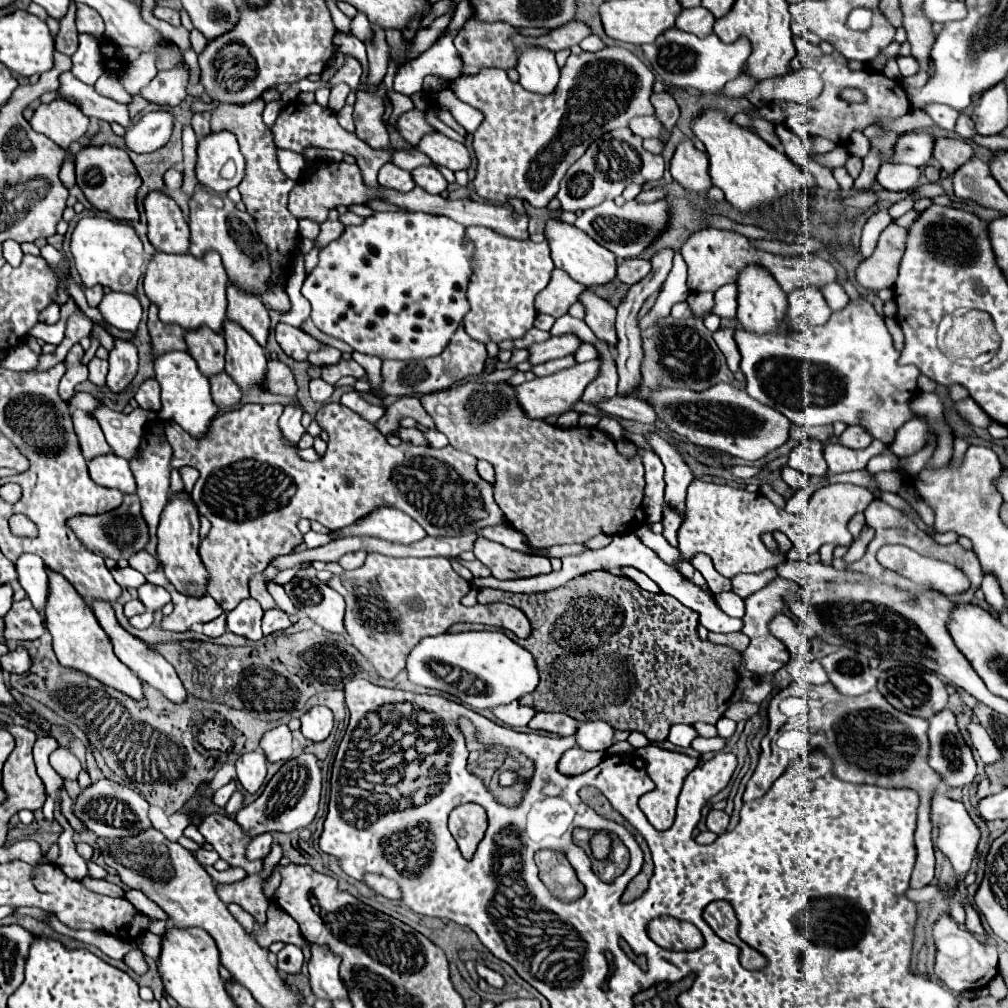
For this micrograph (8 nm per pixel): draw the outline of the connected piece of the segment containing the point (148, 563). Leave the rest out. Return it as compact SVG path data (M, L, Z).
M138 551L138 553L134 553L134 555L128 559L128 563L130 563L132 569L140 571L142 575L146 575L146 573L156 571L156 563L158 563L158 561L152 559L152 555L148 555L146 551Z

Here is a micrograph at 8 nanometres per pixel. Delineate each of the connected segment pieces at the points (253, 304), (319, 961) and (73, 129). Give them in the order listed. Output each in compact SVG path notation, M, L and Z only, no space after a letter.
M228 283L226 295L228 295L228 319L242 325L264 347L270 325L270 315L264 303L254 293L242 291L234 283Z
M310 943L310 959L306 965L312 991L318 999L334 1001L340 997L348 997L348 991L338 975L340 957L336 953L328 951L328 947L324 945Z
M52 101L50 105L36 107L30 119L30 127L36 133L52 139L58 147L66 149L86 133L88 117L66 101Z

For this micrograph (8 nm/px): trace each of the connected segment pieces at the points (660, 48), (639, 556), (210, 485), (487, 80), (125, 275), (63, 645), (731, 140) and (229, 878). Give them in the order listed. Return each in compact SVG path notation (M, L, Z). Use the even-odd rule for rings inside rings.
M668 29L664 31L664 35L660 35L654 43L648 43L642 47L644 57L650 61L650 65L654 67L654 71L668 83L674 83L682 89L692 87L698 91L710 91L716 93L720 91L730 79L736 79L742 69L744 63L750 55L750 43L748 39L738 39L736 43L720 43L720 39L710 33L706 37L696 37L692 33L684 33L684 31L676 31L676 29Z
M632 533L614 535L612 537L612 543L608 547L602 547L602 549L596 549L596 551L584 551L580 555L566 555L566 557L560 557L560 561L562 561L562 569L560 571L554 571L552 575L538 575L538 577L532 577L532 579L514 579L514 581L502 581L502 583L498 583L496 577L486 577L486 579L474 579L472 583L478 589L482 589L482 587L494 587L494 589L506 591L506 593L544 593L544 591L550 591L550 589L556 589L556 587L568 583L570 579L574 579L578 575L584 575L584 573L590 573L590 571L596 571L596 569L634 567L634 569L642 571L644 575L648 575L654 583L658 583L658 587L662 589L662 593L676 597L680 603L684 603L686 607L690 607L692 611L696 611L700 615L700 624L704 625L708 631L714 631L714 633L732 633L732 631L740 631L744 627L744 621L742 619L728 617L718 607L718 603L716 603L716 599L714 599L712 593L708 593L706 589L700 589L690 579L686 579L676 567L664 563L652 549L648 549L646 545L642 545L640 539L636 535L632 535Z
M248 403L240 409L224 411L214 419L208 439L200 441L192 439L182 427L176 427L176 423L166 423L166 439L174 451L170 461L172 469L188 465L200 471L200 479L192 491L192 501L200 515L204 515L212 525L200 543L200 557L212 579L212 583L208 583L208 595L216 599L224 611L232 611L240 601L250 597L248 579L254 573L264 571L272 559L292 553L302 543L302 533L296 527L302 517L318 521L328 529L340 529L366 517L368 511L378 507L396 507L410 515L432 537L474 533L482 527L504 521L504 515L492 497L492 485L484 483L480 475L476 475L476 457L454 447L432 449L404 441L398 447L390 447L372 423L340 403L324 405L318 411L318 417L320 427L328 431L330 439L326 455L316 463L302 461L294 447L284 447L284 443L280 443L280 405ZM348 479L352 479L352 485L346 485Z
M604 47L596 53L570 55L566 67L560 71L560 83L552 95L536 95L524 91L520 83L512 83L500 69L484 69L468 79L452 81L454 95L484 113L484 121L474 133L474 151L478 159L474 191L494 203L506 203L506 197L518 197L532 207L546 207L558 193L558 183L572 163L604 133L626 127L632 117L654 115L650 103L654 73L628 49Z
M84 217L78 221L72 233L70 251L74 255L74 263L84 287L102 285L112 291L124 291L136 295L136 285L142 277L144 251L142 251L142 241L138 239L132 225L104 217Z
M48 569L48 599L46 599L46 629L52 635L54 653L64 667L78 669L98 681L102 681L108 687L114 687L132 699L140 701L144 699L142 693L142 681L124 667L124 663L118 661L118 657L112 651L108 635L104 635L102 627L96 623L96 617L92 615L92 609L84 603L84 599L78 595L78 591L68 583L68 579L60 573L54 573Z
M706 109L692 119L692 131L696 139L706 145L712 185L720 187L726 199L740 211L752 211L760 205L768 205L774 199L784 197L790 191L800 191L812 185L810 175L792 163L784 153L770 147L756 133L732 123L732 119L722 111Z
M212 867L205 868L209 875L218 883L234 883L234 881L240 881L246 877L246 871L244 869L238 869L238 867L230 867L226 871L219 872Z

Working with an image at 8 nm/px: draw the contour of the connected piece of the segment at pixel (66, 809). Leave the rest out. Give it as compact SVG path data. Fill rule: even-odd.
M62 788L59 799L61 813L68 820L68 823L72 825L72 829L76 829L76 831L84 831L86 827L84 827L84 825L82 825L82 823L80 823L80 821L74 817L74 813L72 811L73 801L67 795L65 788Z

